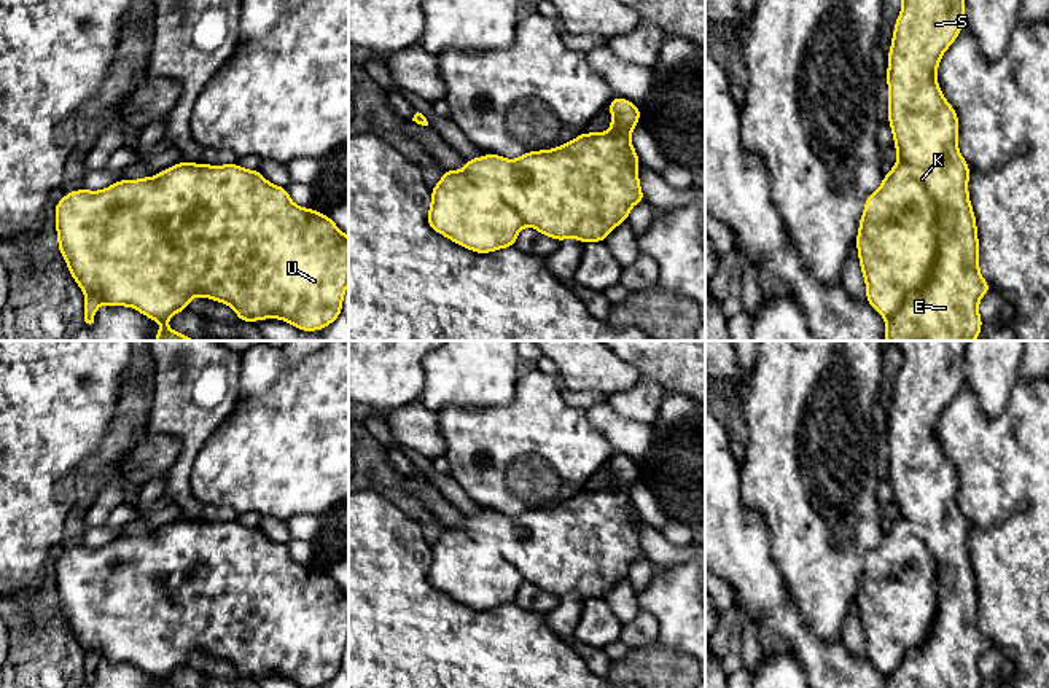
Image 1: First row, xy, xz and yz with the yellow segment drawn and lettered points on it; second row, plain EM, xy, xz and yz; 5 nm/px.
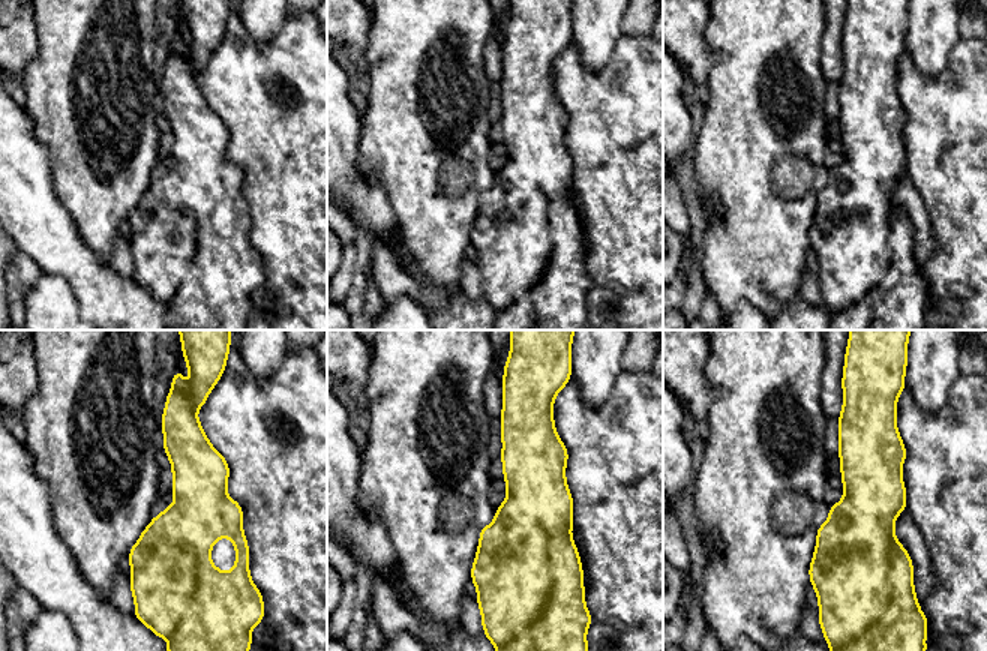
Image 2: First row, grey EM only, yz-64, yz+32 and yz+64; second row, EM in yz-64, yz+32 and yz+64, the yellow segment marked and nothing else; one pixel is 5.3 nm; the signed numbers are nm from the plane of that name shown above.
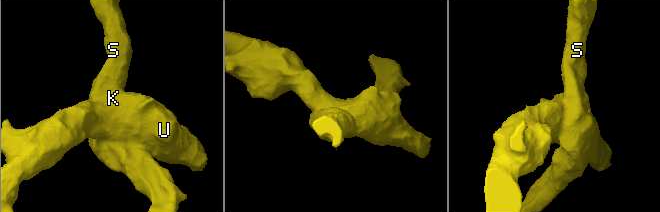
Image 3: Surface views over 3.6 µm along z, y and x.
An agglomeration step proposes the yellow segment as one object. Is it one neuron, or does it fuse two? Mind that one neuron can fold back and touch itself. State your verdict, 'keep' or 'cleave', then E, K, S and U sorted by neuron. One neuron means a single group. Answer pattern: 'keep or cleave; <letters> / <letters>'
cleave; E K S / U

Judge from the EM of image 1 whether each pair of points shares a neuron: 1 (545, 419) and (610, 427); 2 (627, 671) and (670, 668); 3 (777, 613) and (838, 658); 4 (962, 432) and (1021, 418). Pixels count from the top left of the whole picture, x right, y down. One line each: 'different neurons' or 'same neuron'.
1: different neurons
2: same neuron
3: same neuron
4: same neuron

